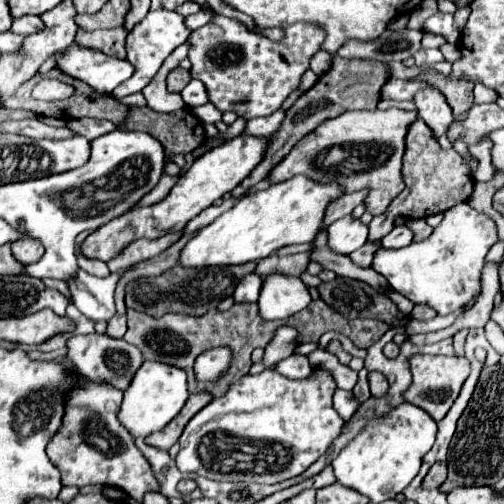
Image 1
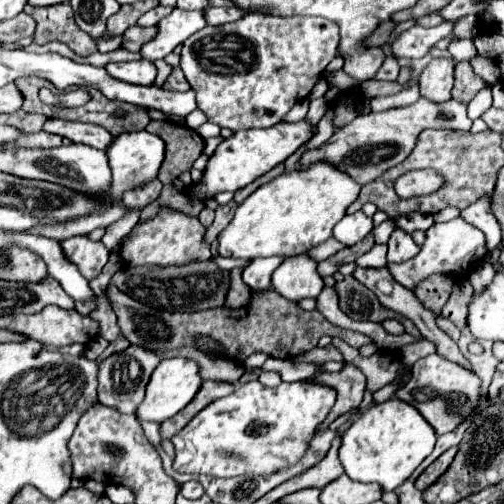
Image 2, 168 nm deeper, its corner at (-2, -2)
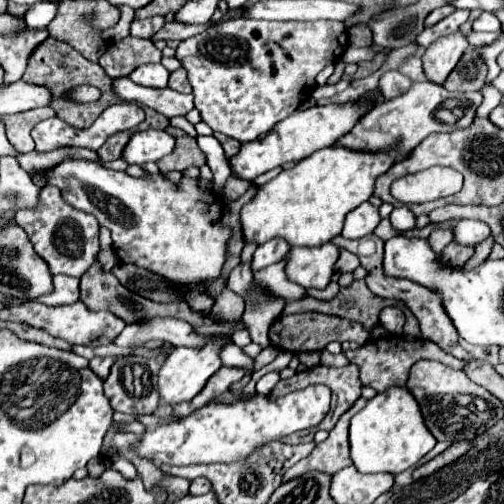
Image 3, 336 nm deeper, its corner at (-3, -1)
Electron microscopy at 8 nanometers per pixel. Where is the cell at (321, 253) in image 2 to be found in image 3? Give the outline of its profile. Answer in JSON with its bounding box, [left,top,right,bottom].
[390,205,414,231]

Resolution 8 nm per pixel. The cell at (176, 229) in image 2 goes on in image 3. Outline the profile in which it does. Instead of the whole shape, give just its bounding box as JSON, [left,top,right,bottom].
[48,159,232,315]

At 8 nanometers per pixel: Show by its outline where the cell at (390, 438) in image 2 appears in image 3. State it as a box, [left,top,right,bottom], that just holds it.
[350,385,436,475]

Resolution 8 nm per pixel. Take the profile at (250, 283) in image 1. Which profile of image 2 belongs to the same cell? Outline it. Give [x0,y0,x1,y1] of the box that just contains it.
[243,256,283,290]

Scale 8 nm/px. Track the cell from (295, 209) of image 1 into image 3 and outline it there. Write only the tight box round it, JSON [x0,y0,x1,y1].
[242,147,406,247]

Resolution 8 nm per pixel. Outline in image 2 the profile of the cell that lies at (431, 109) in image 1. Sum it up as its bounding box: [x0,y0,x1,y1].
[419,58,455,102]

